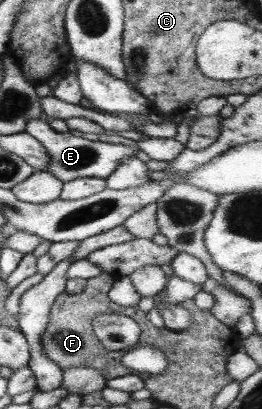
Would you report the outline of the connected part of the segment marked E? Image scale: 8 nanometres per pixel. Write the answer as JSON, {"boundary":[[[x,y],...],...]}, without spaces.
{"boundary":[[[41,118],[28,120],[24,131],[36,138],[50,156],[50,163],[45,171],[50,172],[64,183],[81,177],[105,179],[128,156],[132,156],[132,154],[136,156],[140,150],[137,144],[129,146],[109,144],[95,141],[89,137],[77,136],[69,131],[62,133],[53,130],[49,123]]]}

